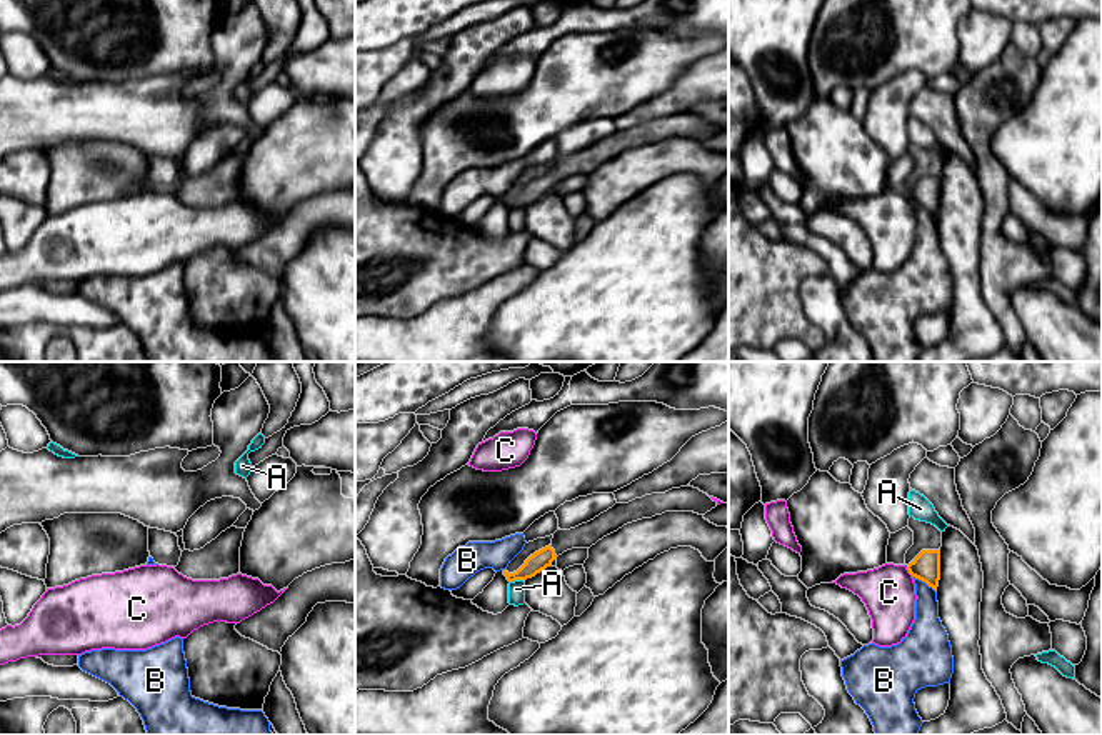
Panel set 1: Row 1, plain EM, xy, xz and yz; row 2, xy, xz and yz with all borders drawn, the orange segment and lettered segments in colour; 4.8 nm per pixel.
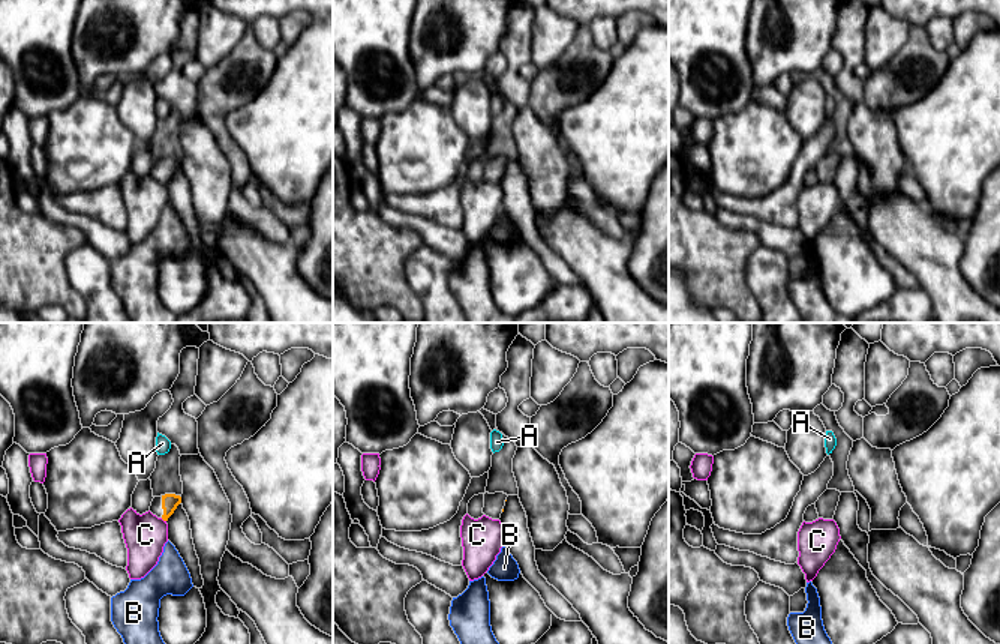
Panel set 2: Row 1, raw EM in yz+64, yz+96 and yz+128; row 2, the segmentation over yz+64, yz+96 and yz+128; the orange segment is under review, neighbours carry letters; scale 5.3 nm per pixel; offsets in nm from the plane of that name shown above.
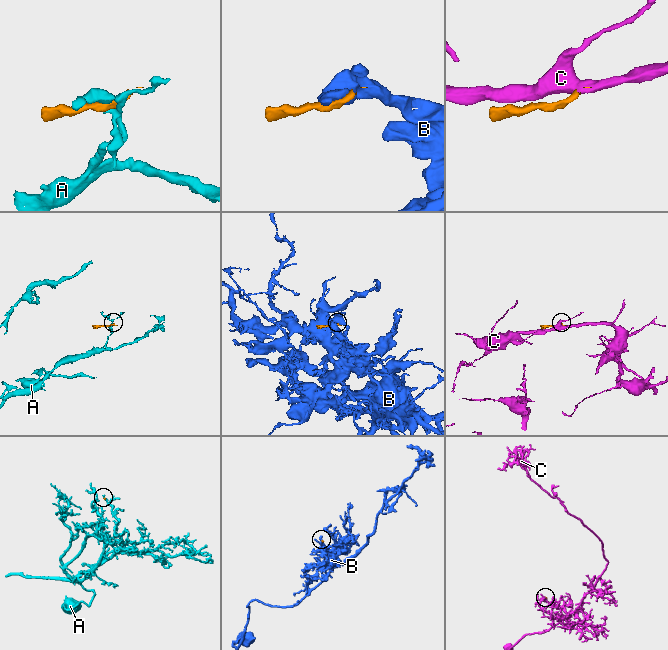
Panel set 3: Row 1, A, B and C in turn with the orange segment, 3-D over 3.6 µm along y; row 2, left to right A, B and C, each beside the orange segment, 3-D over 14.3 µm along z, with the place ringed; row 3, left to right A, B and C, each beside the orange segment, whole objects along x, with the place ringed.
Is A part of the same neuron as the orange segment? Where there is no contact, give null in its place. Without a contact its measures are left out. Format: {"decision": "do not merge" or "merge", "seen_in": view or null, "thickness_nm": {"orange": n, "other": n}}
{"decision": "do not merge", "seen_in": "xz", "thickness_nm": {"orange": 90, "other": 80}}

